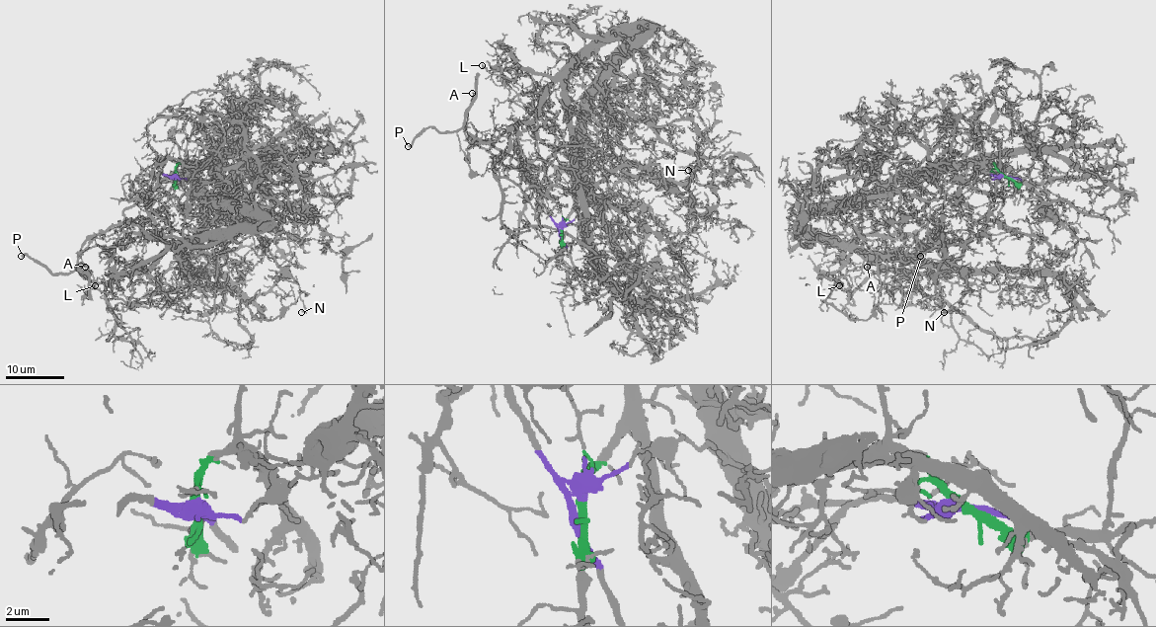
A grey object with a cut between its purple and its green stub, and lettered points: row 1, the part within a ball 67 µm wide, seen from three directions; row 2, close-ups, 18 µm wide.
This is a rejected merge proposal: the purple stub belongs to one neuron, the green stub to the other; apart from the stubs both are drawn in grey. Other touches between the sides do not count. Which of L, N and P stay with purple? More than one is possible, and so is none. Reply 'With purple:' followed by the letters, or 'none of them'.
With purple: P

